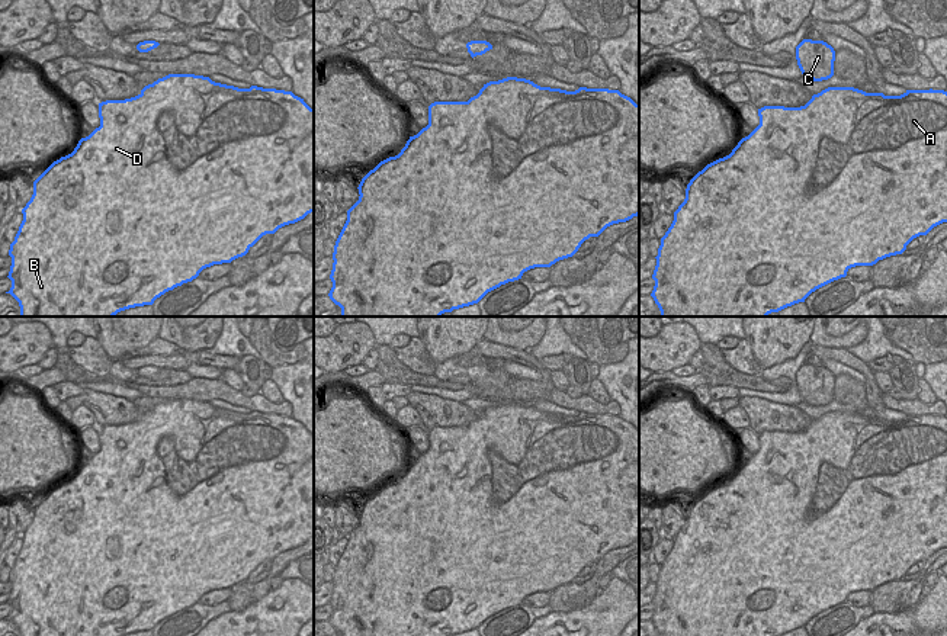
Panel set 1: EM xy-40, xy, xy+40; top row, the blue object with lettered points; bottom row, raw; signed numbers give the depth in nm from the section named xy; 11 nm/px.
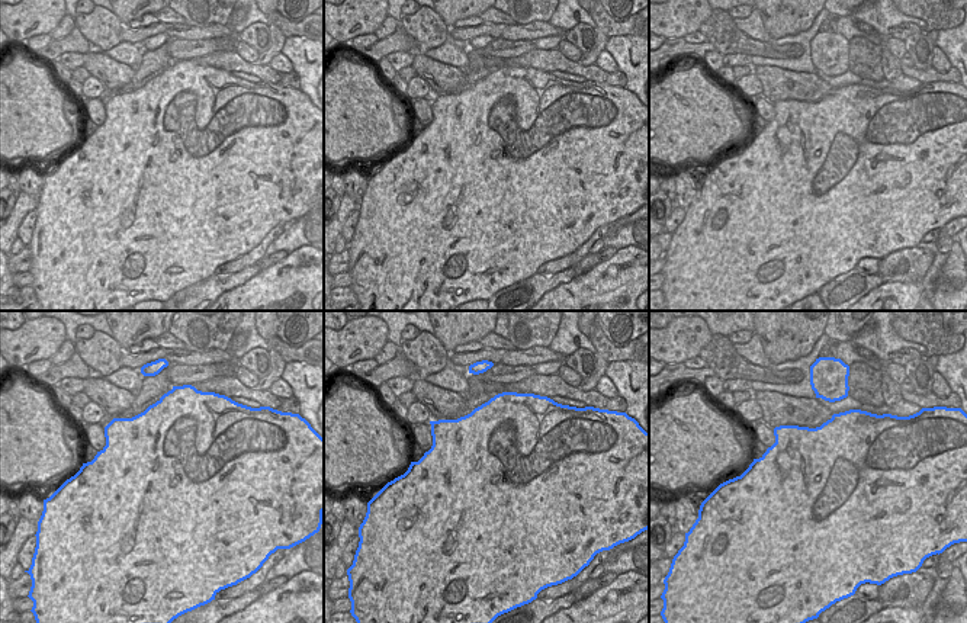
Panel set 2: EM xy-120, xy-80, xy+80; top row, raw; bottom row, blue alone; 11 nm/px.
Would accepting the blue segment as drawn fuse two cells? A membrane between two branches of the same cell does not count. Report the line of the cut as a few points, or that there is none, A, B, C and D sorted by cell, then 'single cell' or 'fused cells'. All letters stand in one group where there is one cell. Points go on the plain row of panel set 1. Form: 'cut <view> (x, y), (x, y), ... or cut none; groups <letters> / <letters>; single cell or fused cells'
cut none; groups A B C D; single cell

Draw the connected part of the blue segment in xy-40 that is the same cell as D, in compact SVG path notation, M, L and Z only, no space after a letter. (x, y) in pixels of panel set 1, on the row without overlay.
M168 399L135 423L99 428L99 443L99 453L33 507L33 520L22 534L23 546L9 575L12 613L6 617L19 627L20 636L125 636L153 630L166 617L196 604L203 594L245 581L263 560L314 537L314 434L292 417L257 411L238 414L203 401Z

